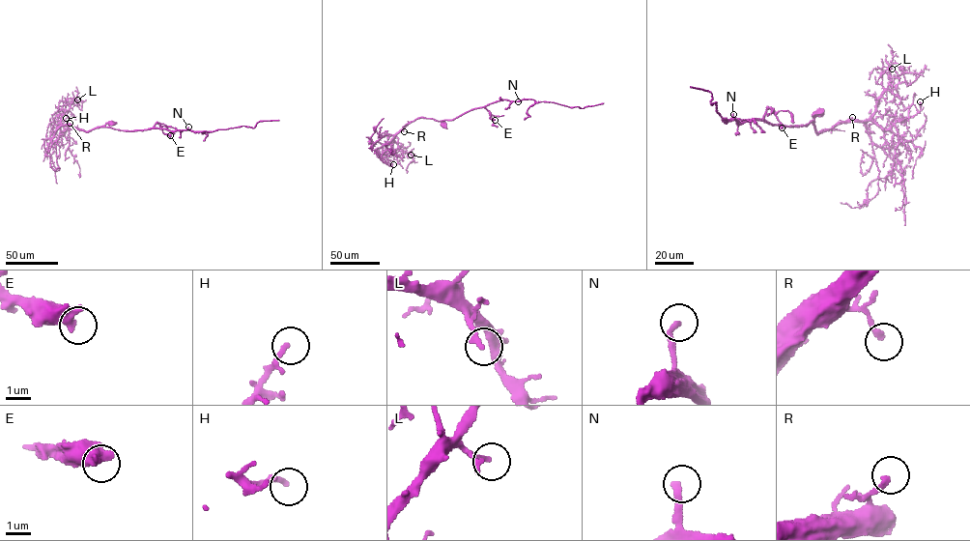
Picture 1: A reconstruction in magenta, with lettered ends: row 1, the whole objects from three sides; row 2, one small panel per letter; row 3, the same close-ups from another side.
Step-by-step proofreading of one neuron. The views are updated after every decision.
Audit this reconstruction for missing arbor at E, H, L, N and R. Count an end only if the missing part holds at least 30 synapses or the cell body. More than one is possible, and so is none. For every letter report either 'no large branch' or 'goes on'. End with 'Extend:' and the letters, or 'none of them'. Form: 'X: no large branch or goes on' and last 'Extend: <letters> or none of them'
E: goes on
H: no large branch
L: no large branch
N: goes on
R: no large branch
Extend: E, N

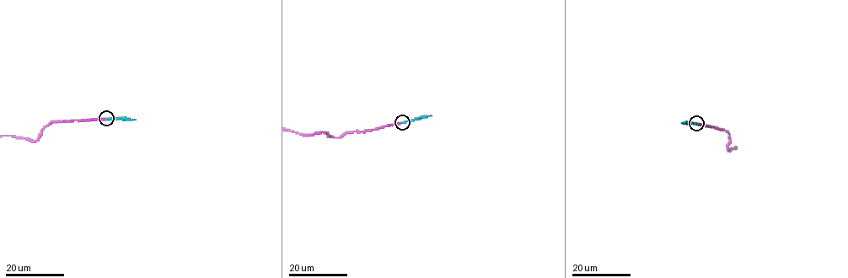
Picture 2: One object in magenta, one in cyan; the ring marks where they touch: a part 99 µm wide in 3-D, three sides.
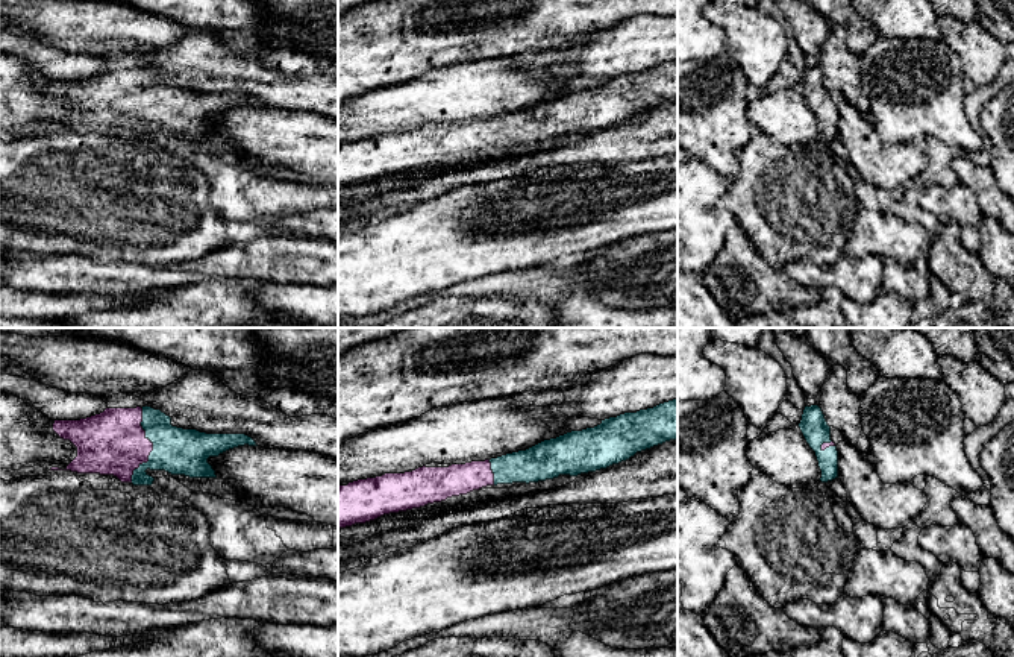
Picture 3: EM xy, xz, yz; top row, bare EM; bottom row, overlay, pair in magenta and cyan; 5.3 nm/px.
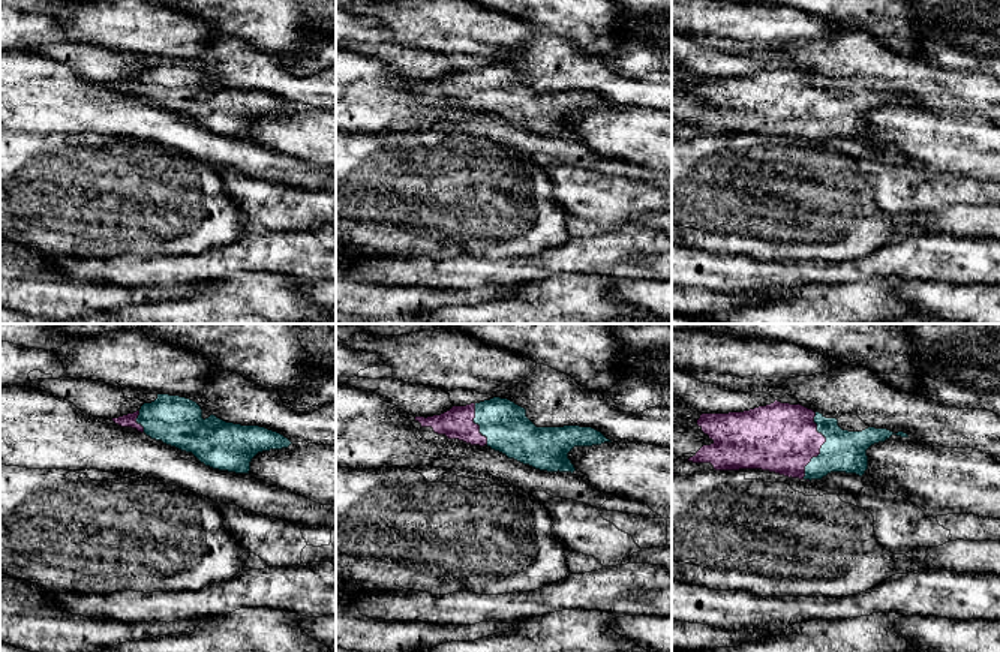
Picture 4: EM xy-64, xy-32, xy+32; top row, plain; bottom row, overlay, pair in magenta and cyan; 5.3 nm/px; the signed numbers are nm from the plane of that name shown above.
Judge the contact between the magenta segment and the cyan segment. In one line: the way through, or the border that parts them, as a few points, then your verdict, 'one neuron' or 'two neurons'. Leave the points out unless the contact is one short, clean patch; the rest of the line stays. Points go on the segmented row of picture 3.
across xy (112, 442), (152, 446), (178, 451) | one neuron

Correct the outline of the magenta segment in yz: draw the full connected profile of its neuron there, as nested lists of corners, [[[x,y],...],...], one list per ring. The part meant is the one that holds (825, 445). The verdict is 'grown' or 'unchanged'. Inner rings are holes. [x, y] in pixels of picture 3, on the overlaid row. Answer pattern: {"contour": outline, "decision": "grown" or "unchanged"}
{"contour": [[[818,405],[805,407],[799,428],[815,452],[818,467],[822,470],[822,483],[838,478],[838,451],[831,440],[831,426]]], "decision": "grown"}

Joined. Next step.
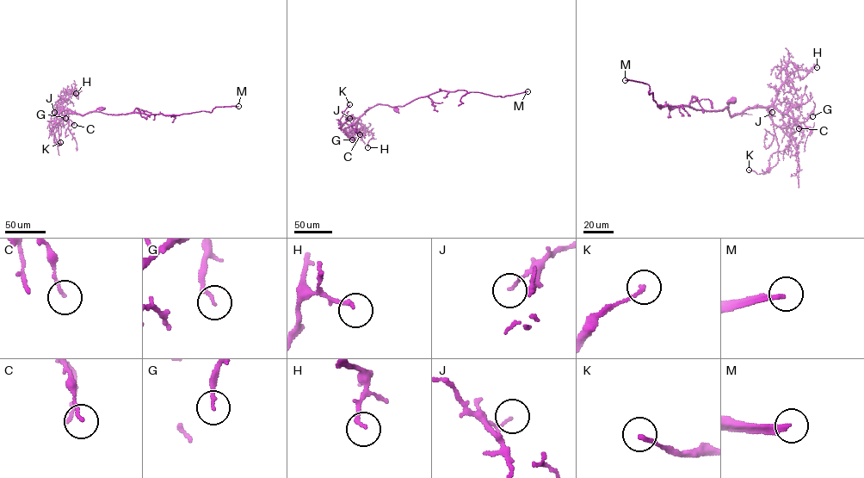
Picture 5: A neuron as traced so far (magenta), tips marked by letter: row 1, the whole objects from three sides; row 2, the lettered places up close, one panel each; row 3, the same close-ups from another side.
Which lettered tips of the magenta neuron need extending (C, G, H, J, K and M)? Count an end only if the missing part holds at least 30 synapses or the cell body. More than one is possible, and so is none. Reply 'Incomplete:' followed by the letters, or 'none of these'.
Incomplete: M

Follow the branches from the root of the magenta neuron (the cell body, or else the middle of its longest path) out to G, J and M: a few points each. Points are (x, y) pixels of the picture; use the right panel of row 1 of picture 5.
G: (731, 101), (728, 101), (731, 116), (748, 108), (770, 107), (799, 122), (805, 122), (813, 111), (812, 116)
J: (731, 101), (728, 101), (731, 116), (758, 107), (767, 108), (771, 116), (772, 112)
M: (731, 101), (721, 110), (660, 107), (652, 92), (649, 94), (649, 85), (625, 80)

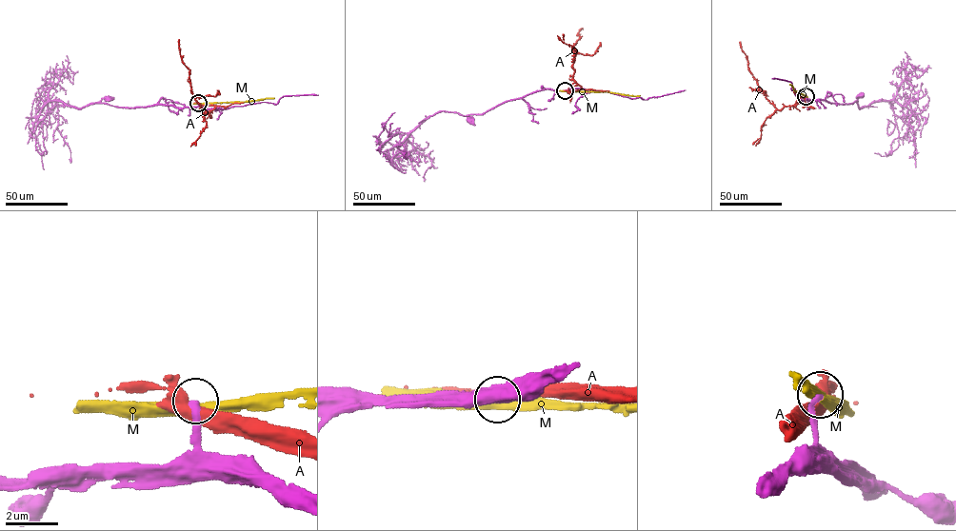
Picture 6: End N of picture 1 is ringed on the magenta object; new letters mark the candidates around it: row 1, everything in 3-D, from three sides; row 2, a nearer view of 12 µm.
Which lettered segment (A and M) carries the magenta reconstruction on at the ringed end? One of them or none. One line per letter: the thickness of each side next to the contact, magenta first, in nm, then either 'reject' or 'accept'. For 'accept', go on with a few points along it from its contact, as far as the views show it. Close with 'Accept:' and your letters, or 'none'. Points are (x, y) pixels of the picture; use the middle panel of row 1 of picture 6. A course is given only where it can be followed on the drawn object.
A: calibres 300 and 500 nm; reject
M: calibres 240 and 380 nm; reject
Accept: none

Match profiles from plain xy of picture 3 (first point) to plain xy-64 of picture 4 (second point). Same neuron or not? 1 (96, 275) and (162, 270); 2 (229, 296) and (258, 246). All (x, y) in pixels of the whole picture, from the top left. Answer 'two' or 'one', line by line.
1: one
2: two

